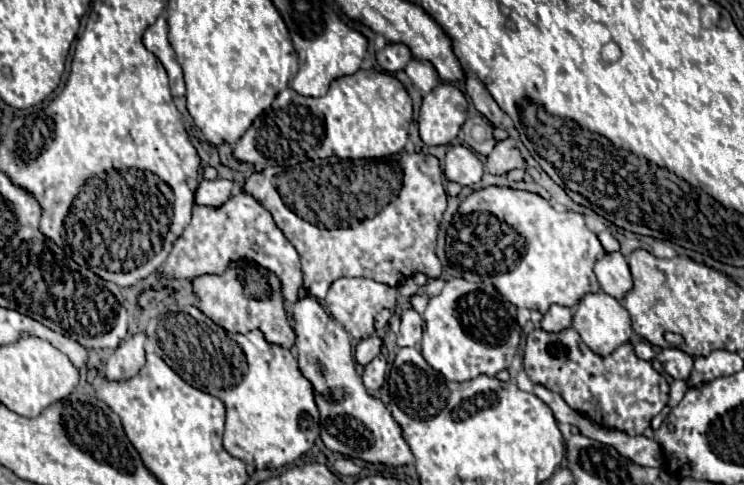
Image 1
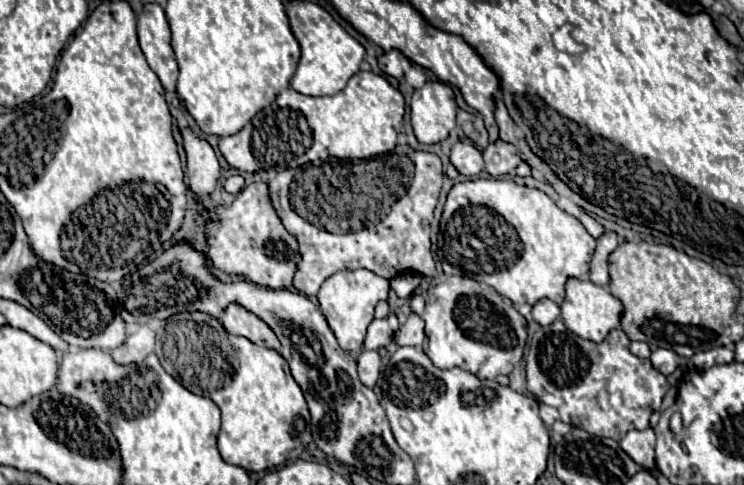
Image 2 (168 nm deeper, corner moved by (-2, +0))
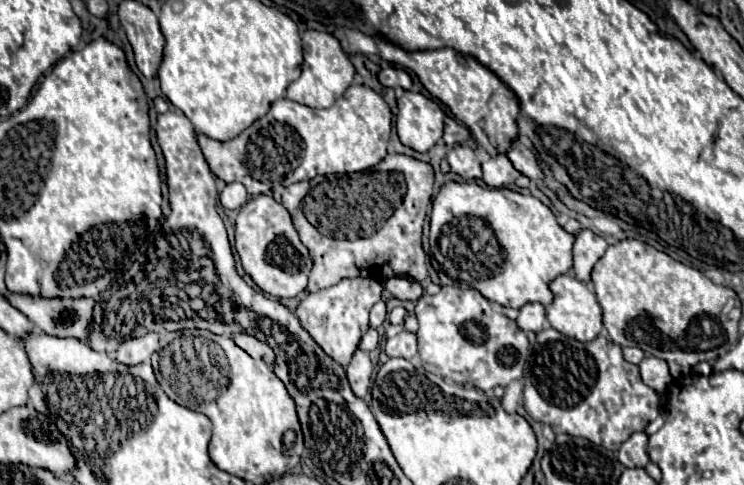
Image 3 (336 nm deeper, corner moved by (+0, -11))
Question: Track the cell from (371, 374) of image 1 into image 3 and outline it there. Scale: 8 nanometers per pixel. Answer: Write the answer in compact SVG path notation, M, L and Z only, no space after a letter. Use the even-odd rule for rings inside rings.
M355 351L351 365L347 367L347 379L357 397L365 397L365 393L371 387L371 373L373 373L373 363L369 359L369 353L365 351Z

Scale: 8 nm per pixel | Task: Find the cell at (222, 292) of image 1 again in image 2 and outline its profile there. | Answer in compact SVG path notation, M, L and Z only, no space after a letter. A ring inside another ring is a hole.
M231 304L225 310L225 316L221 318L221 324L225 326L225 330L229 334L245 336L245 338L249 338L255 344L263 342L267 348L273 348L277 352L281 350L281 342L277 340L277 336L273 334L273 330L261 318L257 318L251 312L247 312L239 304Z

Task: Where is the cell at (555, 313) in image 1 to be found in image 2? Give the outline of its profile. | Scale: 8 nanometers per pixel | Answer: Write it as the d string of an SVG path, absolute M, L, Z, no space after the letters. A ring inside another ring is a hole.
M539 300L537 304L533 304L533 310L531 310L531 316L535 322L539 322L541 326L549 326L553 324L555 318L559 318L561 310L555 302L551 300Z

